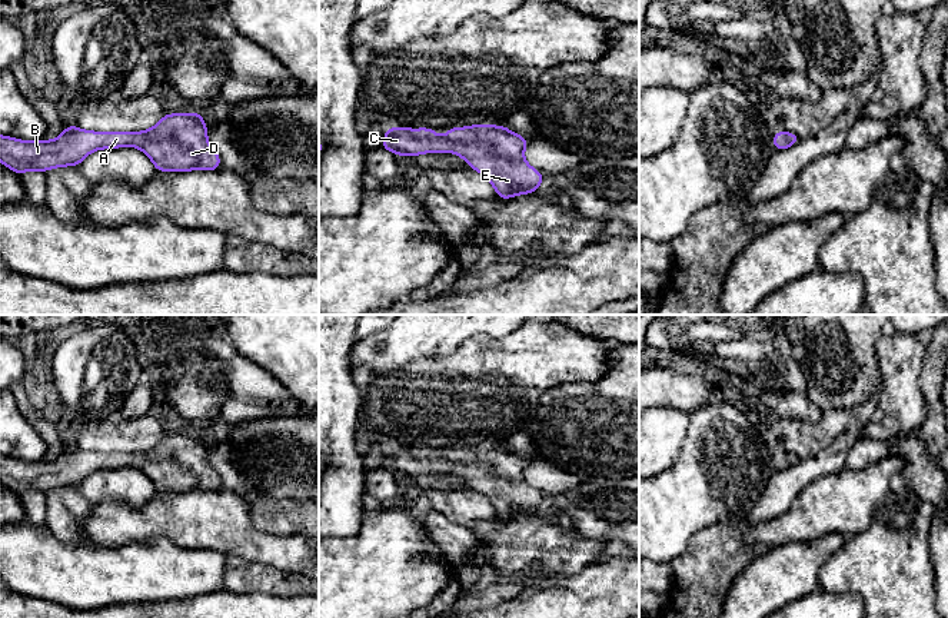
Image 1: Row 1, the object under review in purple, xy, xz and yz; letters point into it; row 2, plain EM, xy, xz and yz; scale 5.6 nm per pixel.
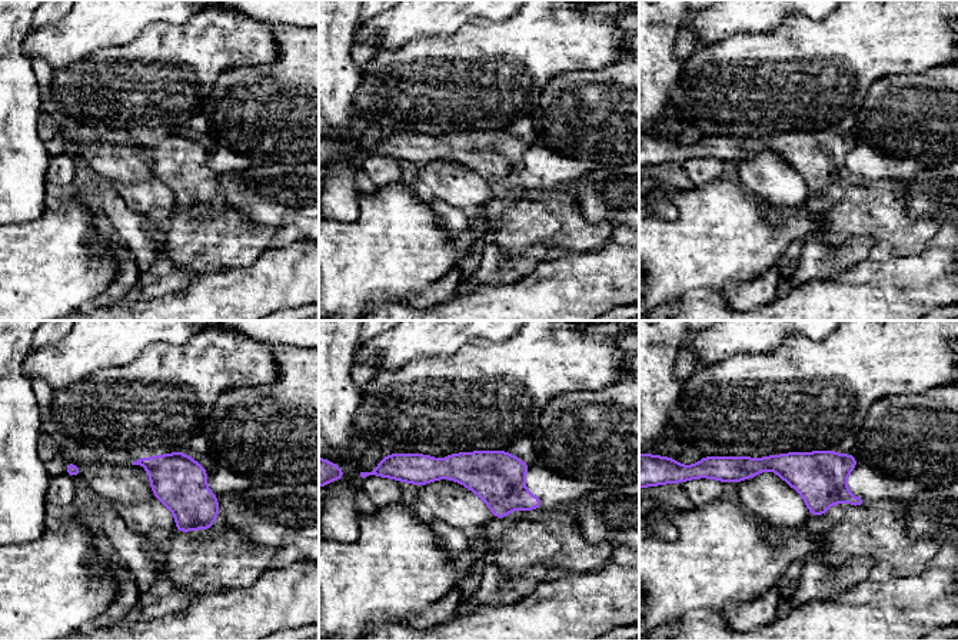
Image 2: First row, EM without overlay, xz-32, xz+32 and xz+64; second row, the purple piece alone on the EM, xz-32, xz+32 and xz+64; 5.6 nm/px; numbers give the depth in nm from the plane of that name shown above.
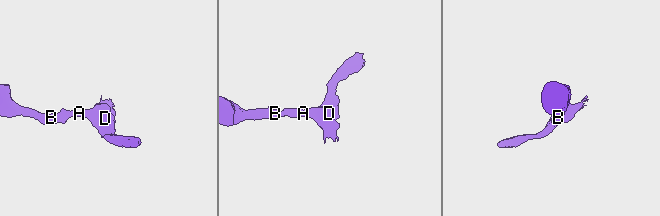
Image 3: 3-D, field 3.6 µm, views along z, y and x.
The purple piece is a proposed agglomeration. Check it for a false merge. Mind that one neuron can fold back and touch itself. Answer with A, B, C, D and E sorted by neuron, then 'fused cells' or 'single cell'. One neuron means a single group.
groups A B C D E; single cell

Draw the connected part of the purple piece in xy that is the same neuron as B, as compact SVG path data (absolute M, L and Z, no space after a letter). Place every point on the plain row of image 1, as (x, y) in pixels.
M200 432L164 435L154 448L136 453L87 452L71 445L66 446L63 455L51 462L44 459L24 462L0 455L0 482L17 495L27 491L47 492L60 486L80 486L83 479L97 469L117 469L127 465L144 472L159 492L220 489L222 481L207 464L207 448Z

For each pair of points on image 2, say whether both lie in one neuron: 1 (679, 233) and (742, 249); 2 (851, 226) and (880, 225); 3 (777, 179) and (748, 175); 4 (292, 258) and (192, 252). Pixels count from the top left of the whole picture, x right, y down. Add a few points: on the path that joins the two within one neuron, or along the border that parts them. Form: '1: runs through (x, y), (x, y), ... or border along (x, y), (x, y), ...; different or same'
1: runs through (695, 243), (727, 243); same
2: runs through (858, 225), (872, 225); same
3: runs through (769, 176), (755, 175); same
4: border along (270, 246), (252, 263), (229, 266), (226, 269); different

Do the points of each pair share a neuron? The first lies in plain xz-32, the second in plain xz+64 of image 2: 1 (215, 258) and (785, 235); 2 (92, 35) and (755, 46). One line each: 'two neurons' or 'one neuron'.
1: two neurons
2: two neurons

